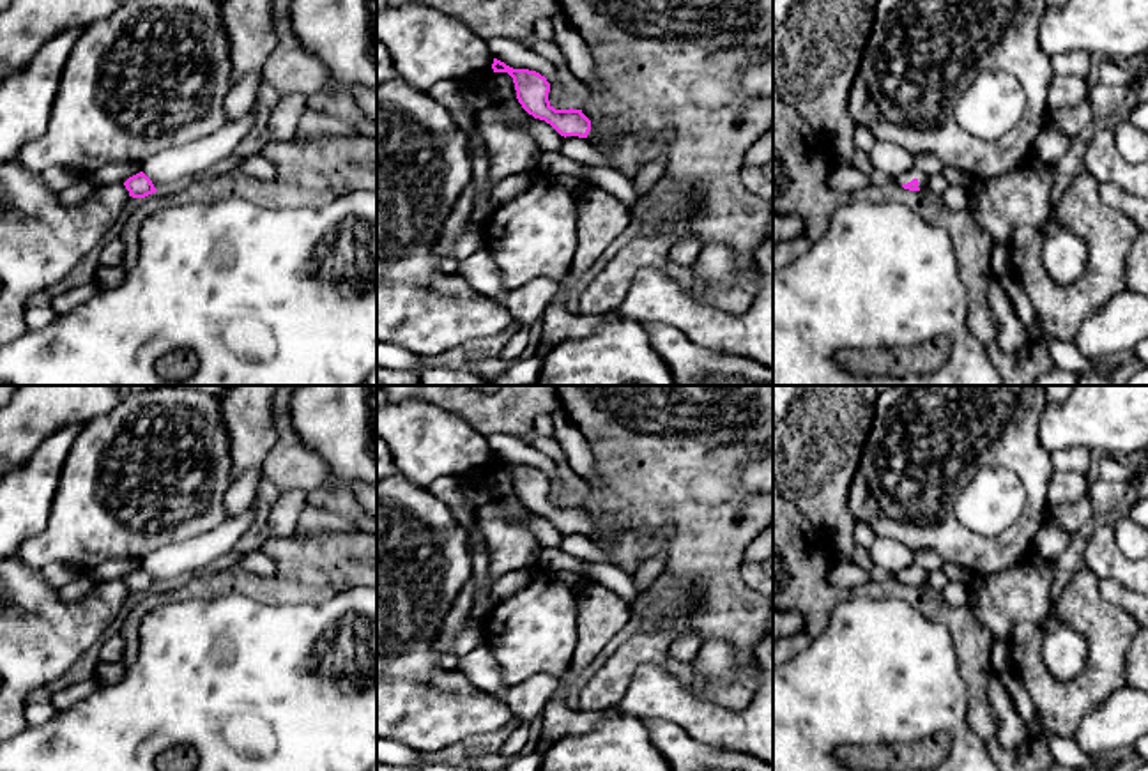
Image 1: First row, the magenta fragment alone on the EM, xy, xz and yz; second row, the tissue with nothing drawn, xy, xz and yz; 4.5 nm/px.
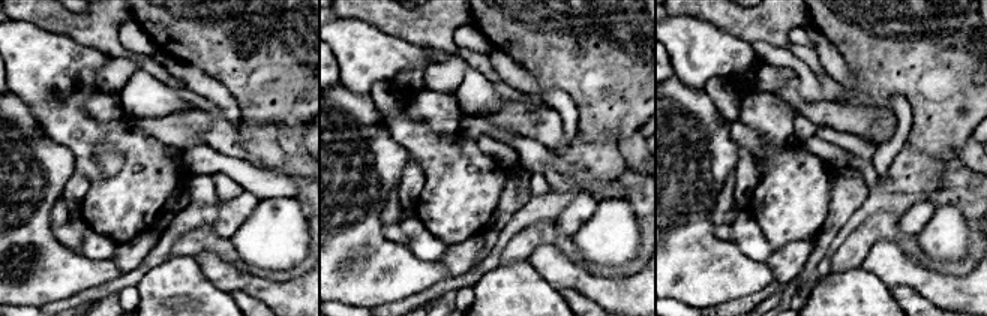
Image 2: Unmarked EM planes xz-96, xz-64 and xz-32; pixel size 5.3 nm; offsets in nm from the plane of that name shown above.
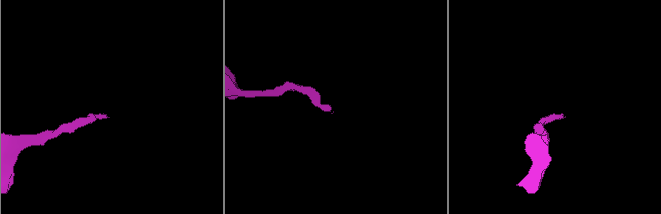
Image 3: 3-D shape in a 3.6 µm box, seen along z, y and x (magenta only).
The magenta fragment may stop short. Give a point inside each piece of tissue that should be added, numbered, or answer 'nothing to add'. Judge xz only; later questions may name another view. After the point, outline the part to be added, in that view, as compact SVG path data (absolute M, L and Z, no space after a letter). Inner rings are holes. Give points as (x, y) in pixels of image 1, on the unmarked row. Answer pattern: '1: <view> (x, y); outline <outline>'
1: xz (596, 529); outline M591 516L591 527L589 527L589 531L587 531L585 536L587 536L589 539L596 541L596 539L600 539L601 536L612 538L612 536L616 536L616 532L617 532L616 529L607 527L607 525L601 523L601 520Z

